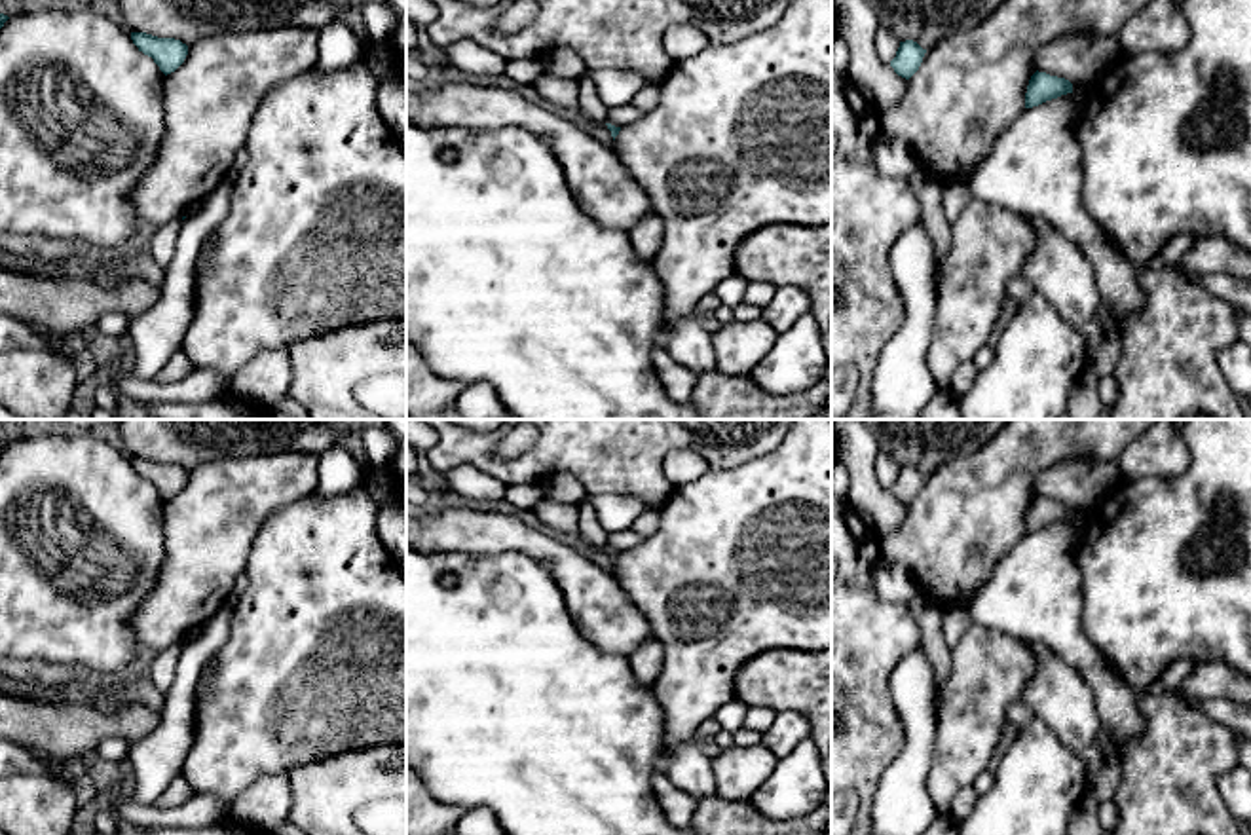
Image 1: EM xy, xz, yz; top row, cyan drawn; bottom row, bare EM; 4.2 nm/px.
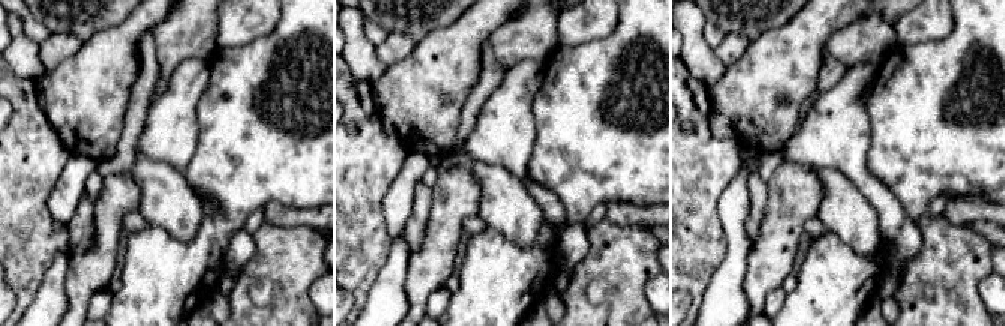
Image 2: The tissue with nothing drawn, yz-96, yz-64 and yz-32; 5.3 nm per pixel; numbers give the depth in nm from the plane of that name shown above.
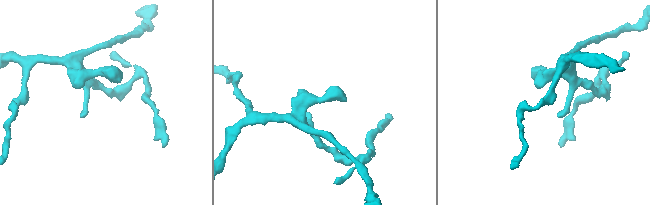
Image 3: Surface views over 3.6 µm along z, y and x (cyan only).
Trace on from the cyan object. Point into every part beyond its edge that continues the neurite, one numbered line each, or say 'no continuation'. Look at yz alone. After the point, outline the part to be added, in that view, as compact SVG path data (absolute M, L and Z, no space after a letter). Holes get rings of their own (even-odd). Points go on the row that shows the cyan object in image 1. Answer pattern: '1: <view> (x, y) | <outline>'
no continuation

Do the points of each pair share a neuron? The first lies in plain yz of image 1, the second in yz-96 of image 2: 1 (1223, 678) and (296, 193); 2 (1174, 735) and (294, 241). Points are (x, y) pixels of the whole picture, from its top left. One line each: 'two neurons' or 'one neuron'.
1: two neurons
2: one neuron

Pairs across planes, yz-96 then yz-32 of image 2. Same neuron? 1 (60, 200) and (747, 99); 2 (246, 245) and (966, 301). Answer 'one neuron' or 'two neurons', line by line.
1: two neurons
2: two neurons

